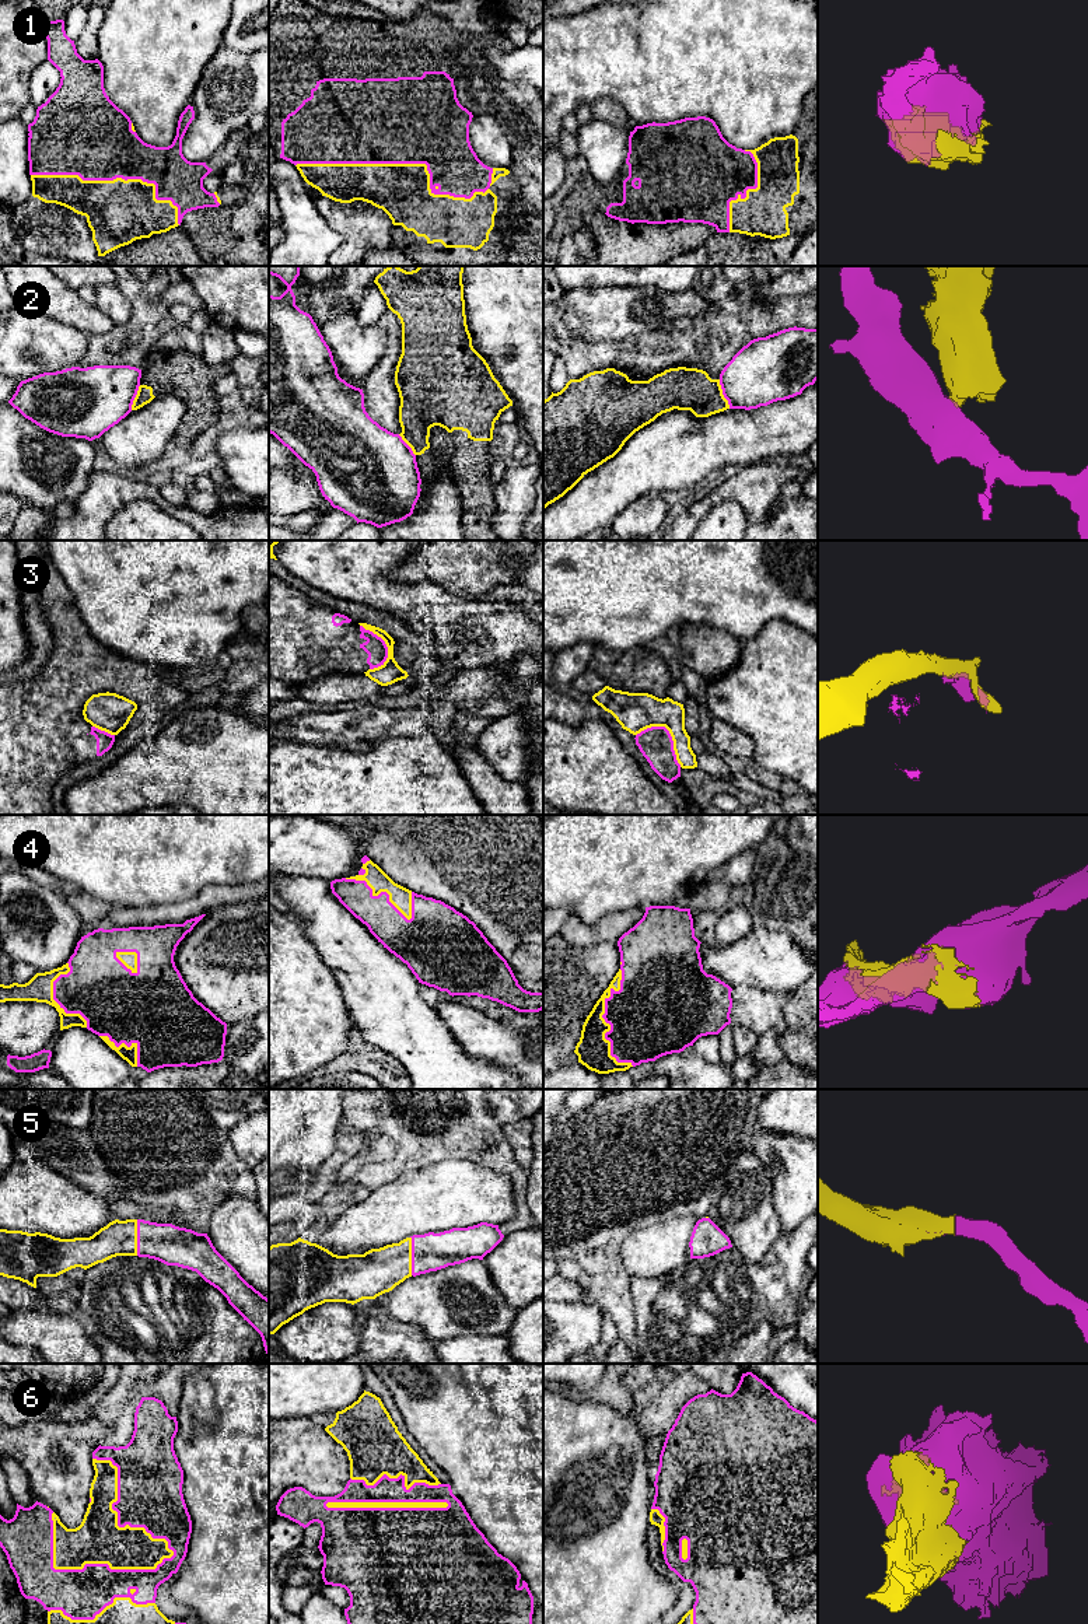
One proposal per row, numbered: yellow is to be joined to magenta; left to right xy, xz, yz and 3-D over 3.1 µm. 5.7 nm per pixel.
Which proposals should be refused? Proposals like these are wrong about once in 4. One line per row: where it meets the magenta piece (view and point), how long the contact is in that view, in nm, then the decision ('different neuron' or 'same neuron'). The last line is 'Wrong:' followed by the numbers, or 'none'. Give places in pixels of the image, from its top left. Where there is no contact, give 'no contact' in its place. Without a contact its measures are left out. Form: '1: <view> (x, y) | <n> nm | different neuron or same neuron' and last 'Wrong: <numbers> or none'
1: xz (402, 163) | 1100 nm | same neuron
2: yz (723, 394) | 180 nm | different neuron
3: yz (668, 732) | 320 nm | different neuron
4: yz (604, 1018) | 550 nm | same neuron
5: xz (412, 1256) | 220 nm | same neuron
6: xy (118, 1525) | 750 nm | same neuron
Wrong: 2, 3

